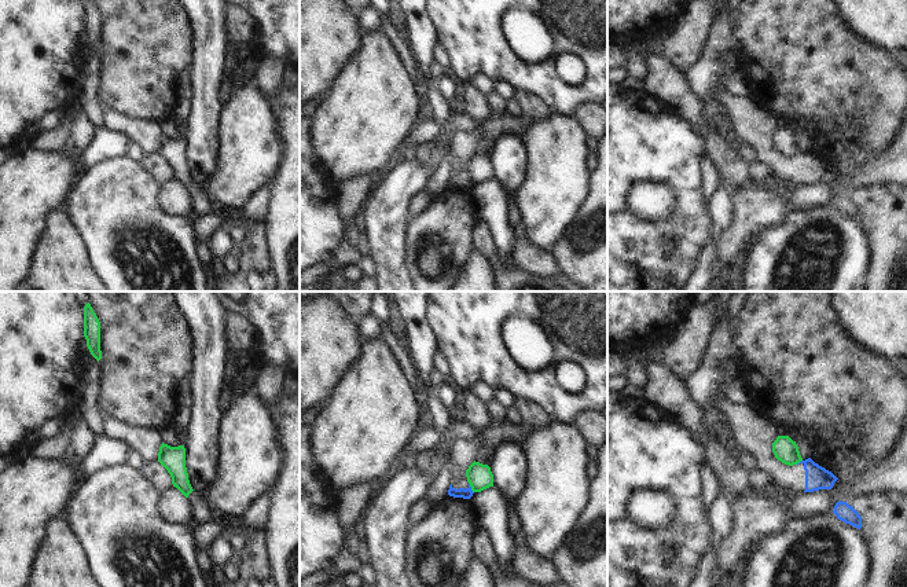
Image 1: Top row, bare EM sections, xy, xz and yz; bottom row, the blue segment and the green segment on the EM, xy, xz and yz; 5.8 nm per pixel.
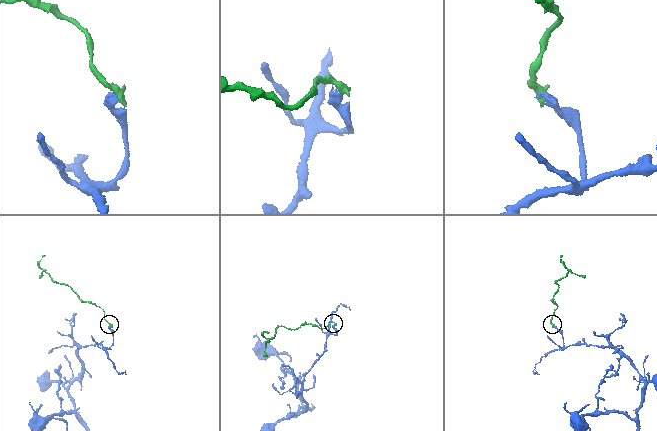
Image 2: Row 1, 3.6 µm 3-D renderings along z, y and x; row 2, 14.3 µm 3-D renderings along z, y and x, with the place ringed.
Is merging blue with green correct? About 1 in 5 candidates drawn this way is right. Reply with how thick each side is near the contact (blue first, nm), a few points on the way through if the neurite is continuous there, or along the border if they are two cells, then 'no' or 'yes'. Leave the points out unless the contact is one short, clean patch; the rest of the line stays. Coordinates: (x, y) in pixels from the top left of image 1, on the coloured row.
60 nm thick on the blue side, 150 nm on the other; border along xz (469, 483), (473, 492); no

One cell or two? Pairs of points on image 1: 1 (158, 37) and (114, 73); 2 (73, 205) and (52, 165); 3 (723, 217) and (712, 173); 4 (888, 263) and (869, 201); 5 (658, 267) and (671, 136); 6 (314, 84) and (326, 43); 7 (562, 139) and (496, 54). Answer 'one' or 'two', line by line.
1: one
2: two
3: two
4: one
5: one
6: one
7: two

